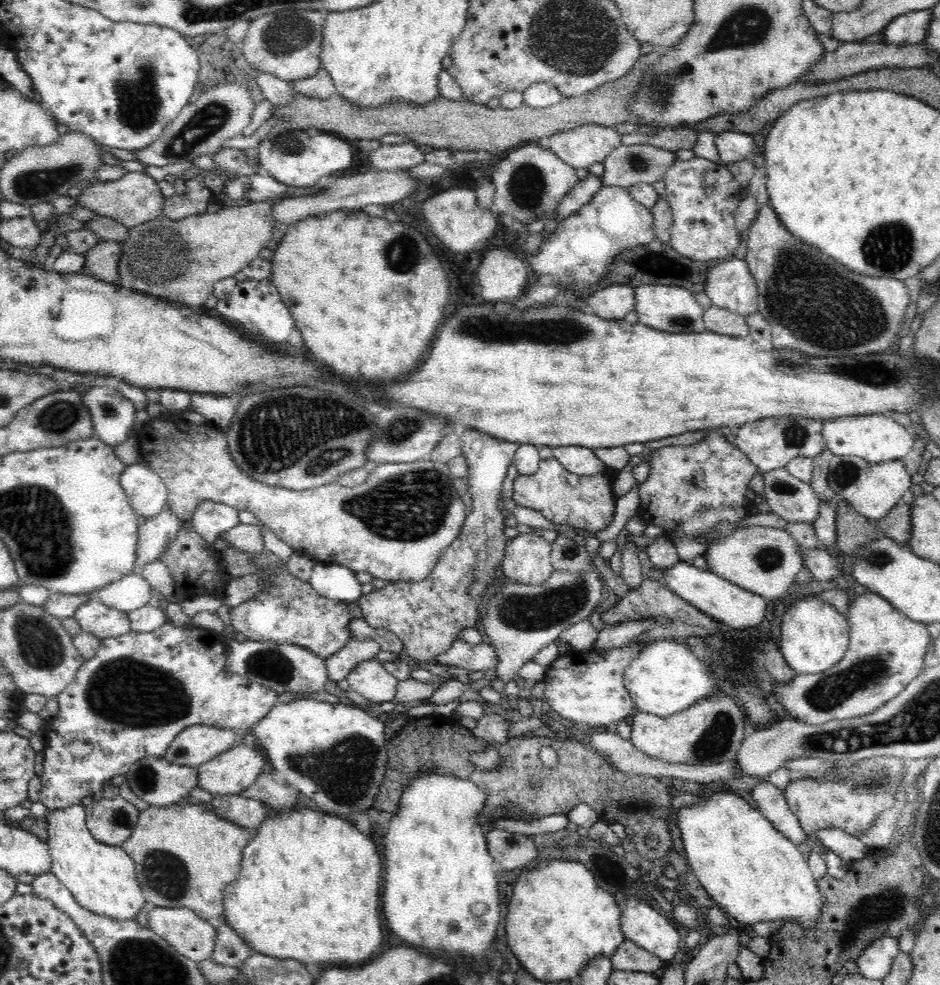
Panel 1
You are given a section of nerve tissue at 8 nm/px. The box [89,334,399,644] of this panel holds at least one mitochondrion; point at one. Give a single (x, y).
(310, 433)

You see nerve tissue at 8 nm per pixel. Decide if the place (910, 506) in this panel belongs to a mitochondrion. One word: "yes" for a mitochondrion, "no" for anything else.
no

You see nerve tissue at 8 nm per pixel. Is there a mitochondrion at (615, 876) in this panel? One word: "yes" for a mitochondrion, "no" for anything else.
no

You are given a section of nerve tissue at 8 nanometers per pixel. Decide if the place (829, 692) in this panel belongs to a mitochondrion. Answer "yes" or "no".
yes

